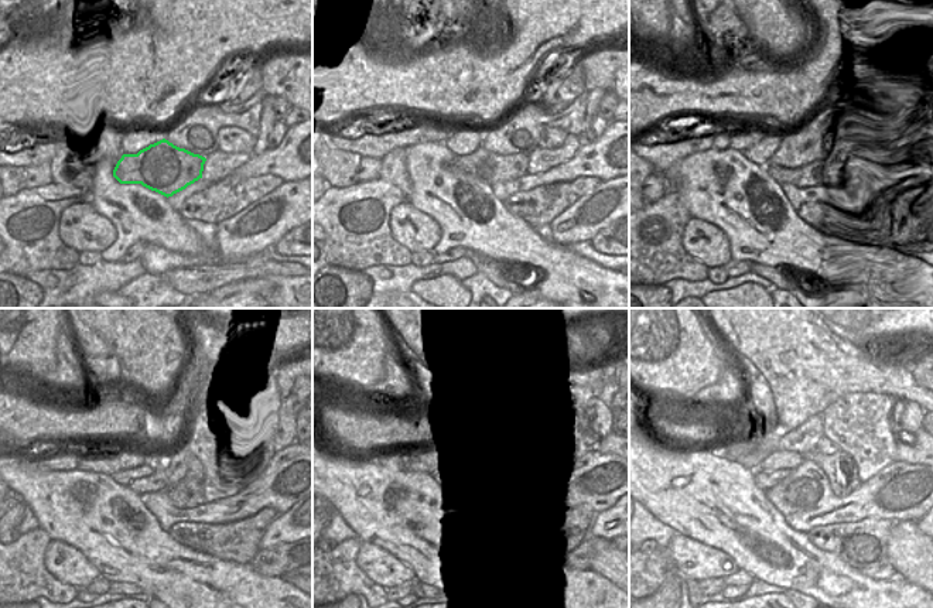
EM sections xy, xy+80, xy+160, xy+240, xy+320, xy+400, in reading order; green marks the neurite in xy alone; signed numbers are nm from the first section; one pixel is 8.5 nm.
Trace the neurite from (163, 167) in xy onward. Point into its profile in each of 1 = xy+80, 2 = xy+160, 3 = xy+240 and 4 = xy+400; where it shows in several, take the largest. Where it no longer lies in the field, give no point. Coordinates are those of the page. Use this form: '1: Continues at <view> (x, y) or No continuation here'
1: Continues at xy+80 (491, 168)
2: Continues at xy+160 (841, 161)
3: Continues at xy+240 (212, 458)
4: Continues at xy+400 (840, 468)

